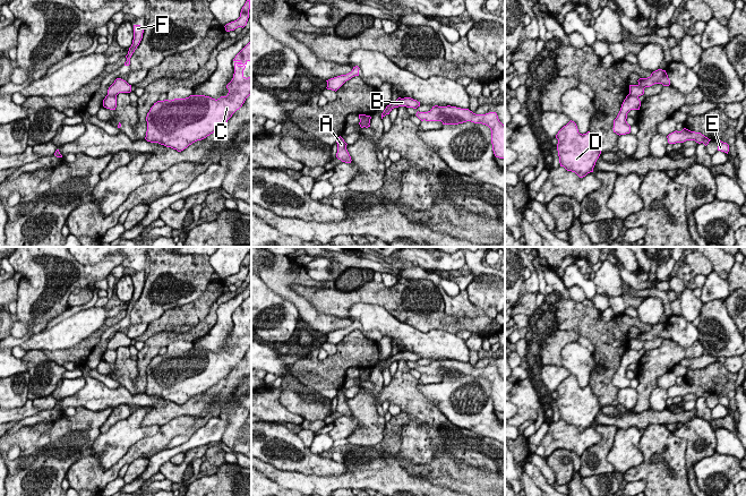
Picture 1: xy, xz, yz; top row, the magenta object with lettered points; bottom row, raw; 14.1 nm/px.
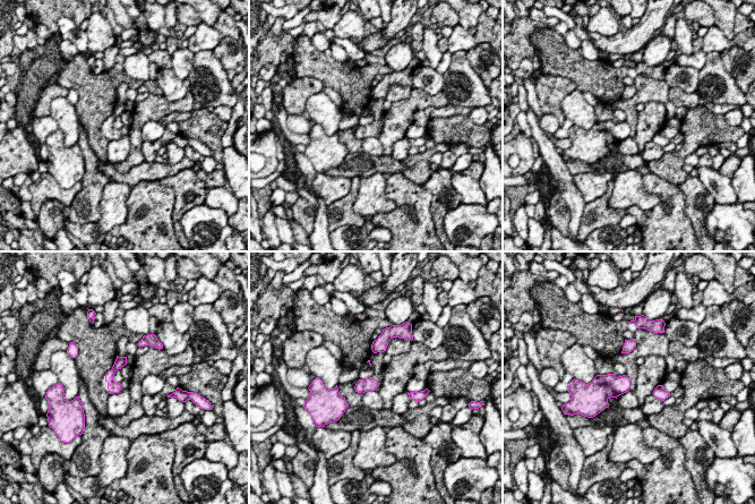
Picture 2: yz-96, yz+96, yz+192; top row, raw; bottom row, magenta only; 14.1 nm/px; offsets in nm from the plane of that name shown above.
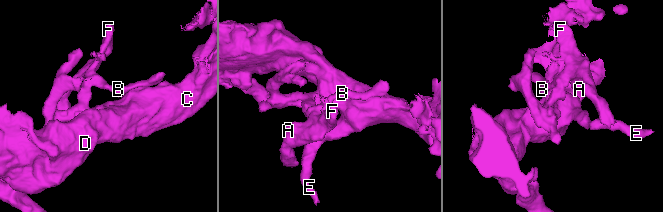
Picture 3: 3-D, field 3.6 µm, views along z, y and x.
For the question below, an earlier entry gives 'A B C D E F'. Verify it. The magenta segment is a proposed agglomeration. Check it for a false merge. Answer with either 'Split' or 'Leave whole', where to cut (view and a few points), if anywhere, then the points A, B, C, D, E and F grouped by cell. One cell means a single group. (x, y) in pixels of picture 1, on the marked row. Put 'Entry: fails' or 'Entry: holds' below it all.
Split. Split along xy (108, 94), (116, 96). Groups: A B F / C D E
Entry: fails

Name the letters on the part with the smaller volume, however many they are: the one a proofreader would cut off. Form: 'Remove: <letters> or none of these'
Remove: A, B, F

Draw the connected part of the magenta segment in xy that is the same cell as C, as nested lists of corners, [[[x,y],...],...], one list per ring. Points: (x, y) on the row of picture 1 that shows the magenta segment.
[[[251,41],[233,61],[234,74],[226,85],[226,96],[215,100],[205,95],[190,95],[157,101],[146,117],[145,139],[181,152],[226,123],[251,94],[251,77],[243,76],[247,62],[251,61]]]

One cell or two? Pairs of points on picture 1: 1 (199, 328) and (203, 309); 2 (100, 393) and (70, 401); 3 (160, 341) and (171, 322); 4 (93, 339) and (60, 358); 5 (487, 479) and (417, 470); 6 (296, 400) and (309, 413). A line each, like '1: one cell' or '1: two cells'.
1: two cells
2: one cell
3: two cells
4: one cell
5: one cell
6: one cell

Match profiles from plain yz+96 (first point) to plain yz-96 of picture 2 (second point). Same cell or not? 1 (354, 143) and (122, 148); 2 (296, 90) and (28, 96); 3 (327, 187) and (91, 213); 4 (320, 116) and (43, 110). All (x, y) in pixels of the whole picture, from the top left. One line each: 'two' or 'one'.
1: two
2: two
3: two
4: two

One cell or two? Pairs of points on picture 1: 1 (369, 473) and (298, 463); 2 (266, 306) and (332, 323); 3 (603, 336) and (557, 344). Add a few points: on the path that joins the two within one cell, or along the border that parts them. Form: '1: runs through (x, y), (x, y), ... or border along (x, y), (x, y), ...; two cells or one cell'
1: border along (346, 467), (343, 473), (319, 477); two cells
2: border along (279, 296), (288, 299), (294, 306), (299, 318); two cells
3: border along (558, 328), (574, 331), (579, 335); two cells

